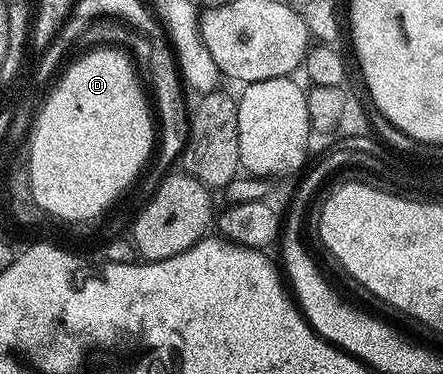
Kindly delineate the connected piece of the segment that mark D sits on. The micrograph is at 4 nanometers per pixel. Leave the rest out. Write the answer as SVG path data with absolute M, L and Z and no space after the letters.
M117 48L97 49L101 50L89 51L62 71L63 86L55 90L51 106L43 110L43 122L39 122L35 133L35 195L47 206L47 216L53 210L51 218L55 220L60 214L67 214L63 220L67 224L74 218L83 218L83 214L99 214L99 206L104 206L107 198L118 199L122 190L142 172L157 142L153 110L148 95L147 98L143 95L134 64L121 51L113 50Z

